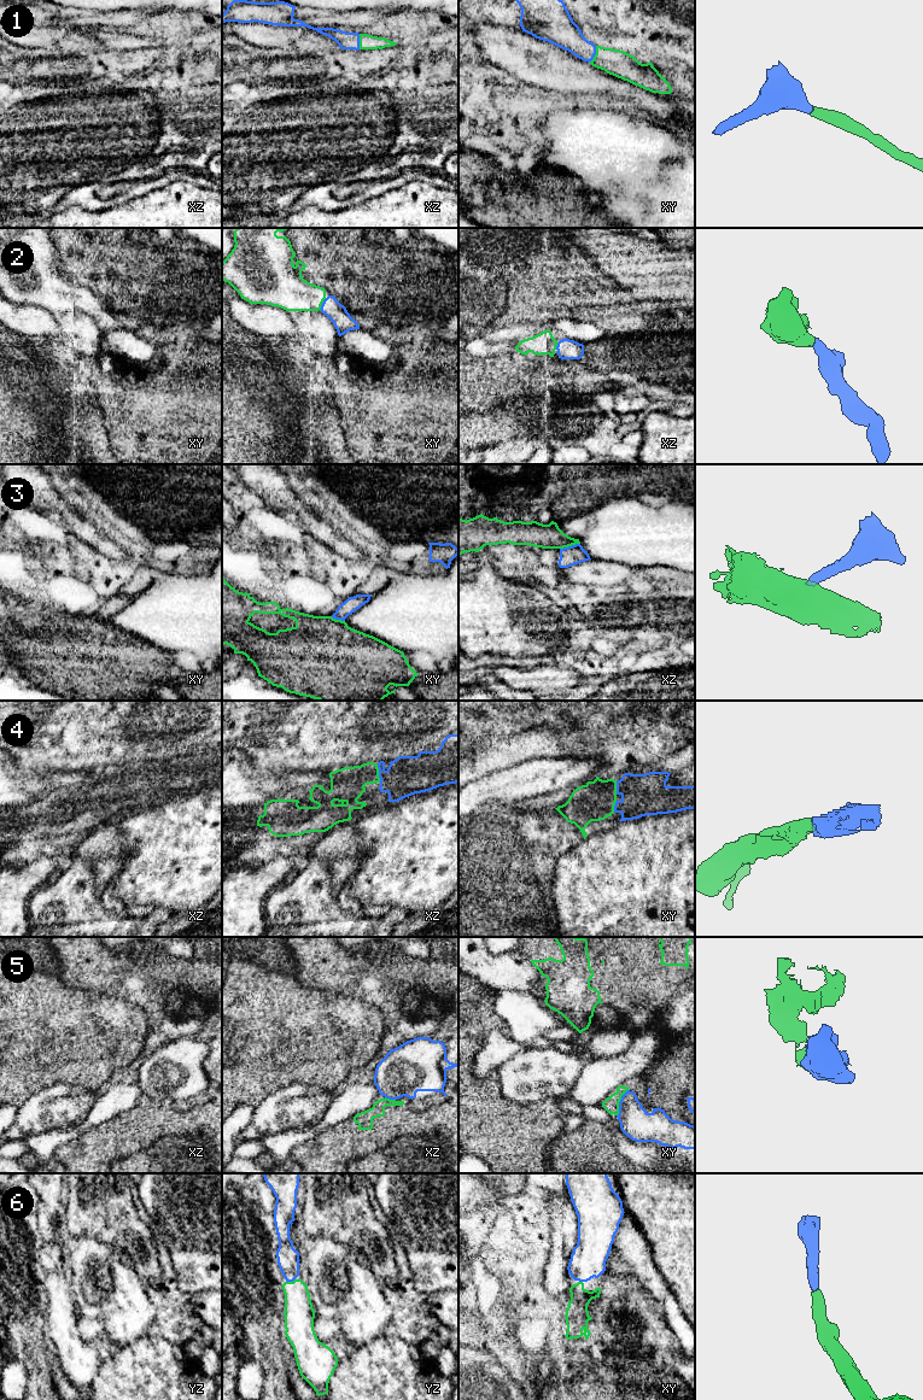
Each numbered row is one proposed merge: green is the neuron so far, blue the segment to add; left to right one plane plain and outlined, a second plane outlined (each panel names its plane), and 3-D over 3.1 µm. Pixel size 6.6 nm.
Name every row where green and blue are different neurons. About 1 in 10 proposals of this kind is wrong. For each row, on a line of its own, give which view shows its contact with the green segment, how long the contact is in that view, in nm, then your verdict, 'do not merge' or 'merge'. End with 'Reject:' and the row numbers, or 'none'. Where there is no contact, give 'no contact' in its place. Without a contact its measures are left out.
1: contact in xy; length 120 nm; merge
2: contact in xy; length 90 nm; merge
3: contact in xz; length 140 nm; do not merge
4: contact in xz; length 120 nm; merge
5: contact in xy; length 200 nm; do not merge
6: contact in yz; length 70 nm; merge
Reject: 3, 5

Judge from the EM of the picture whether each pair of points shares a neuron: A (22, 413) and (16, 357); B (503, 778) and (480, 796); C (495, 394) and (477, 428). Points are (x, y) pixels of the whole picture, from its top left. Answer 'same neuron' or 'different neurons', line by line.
A: different neurons
B: same neuron
C: different neurons

